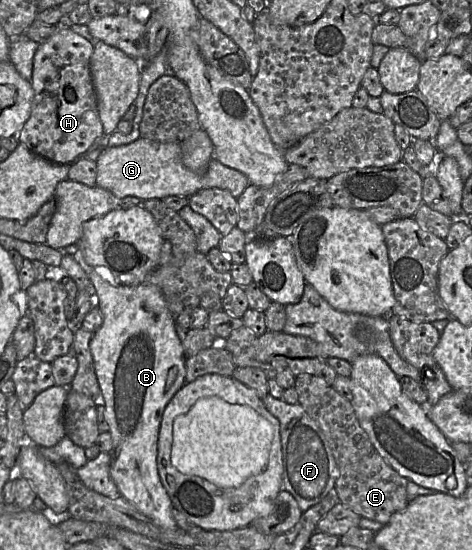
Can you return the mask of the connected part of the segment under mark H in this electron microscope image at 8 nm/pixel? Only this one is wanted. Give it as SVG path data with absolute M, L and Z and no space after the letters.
M65 22L57 24L56 33L40 45L33 58L31 84L34 90L31 115L17 135L33 153L56 164L72 164L84 157L89 150L98 148L98 141L105 135L100 120L97 96L90 72L90 59L94 45L74 32Z

